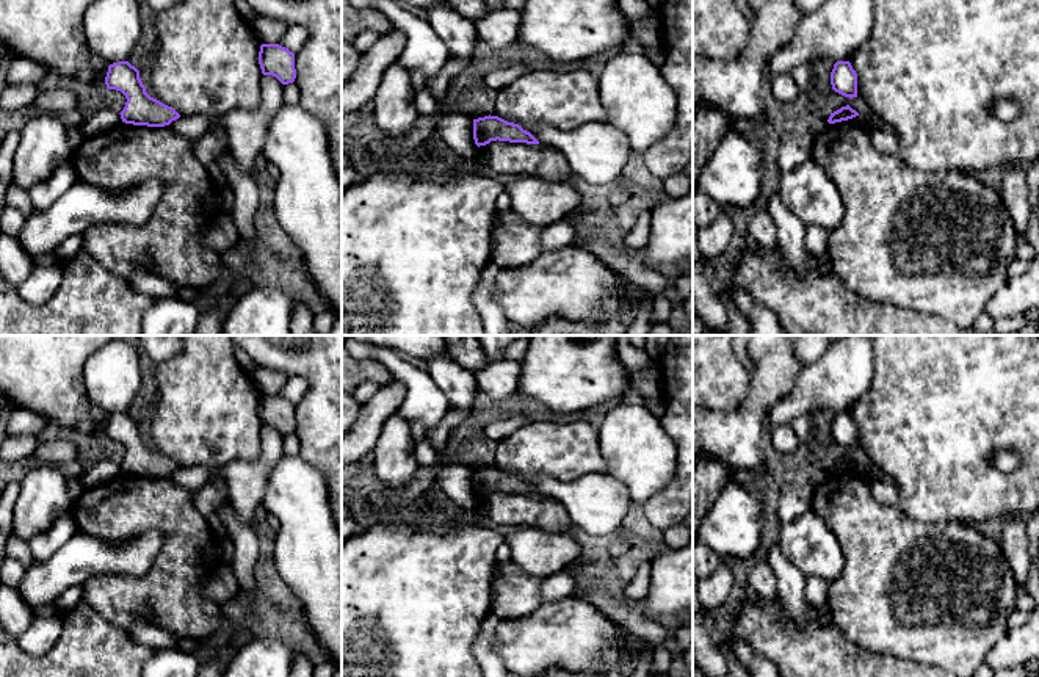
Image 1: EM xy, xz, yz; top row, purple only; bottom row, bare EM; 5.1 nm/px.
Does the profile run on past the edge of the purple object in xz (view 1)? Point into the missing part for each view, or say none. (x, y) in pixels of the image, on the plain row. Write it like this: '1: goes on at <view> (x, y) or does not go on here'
1: does not go on here

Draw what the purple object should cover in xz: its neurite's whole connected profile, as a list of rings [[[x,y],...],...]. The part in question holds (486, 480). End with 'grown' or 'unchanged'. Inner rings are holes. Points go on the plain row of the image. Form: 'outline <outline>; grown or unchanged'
outline [[[491,465],[473,470],[473,491],[478,498],[497,491],[539,495],[539,492],[530,483],[523,481],[519,475],[508,473],[498,467]]]; unchanged

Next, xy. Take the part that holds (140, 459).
outline [[[129,412],[110,415],[105,436],[108,440],[121,442],[125,447],[125,458],[119,464],[125,475],[165,478],[180,469],[172,458],[161,454],[146,443],[139,422]]]; unchanged

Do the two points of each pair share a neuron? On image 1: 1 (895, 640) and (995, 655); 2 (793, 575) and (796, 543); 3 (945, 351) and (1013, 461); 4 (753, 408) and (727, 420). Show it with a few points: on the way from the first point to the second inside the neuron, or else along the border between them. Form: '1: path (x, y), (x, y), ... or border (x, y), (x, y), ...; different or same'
1: border (1008, 629), (984, 660); different
2: border (778, 543), (782, 553), (806, 579); different
3: border (1020, 455), (1000, 452), (991, 463); different
4: path (746, 414), (740, 420), (734, 420); same

